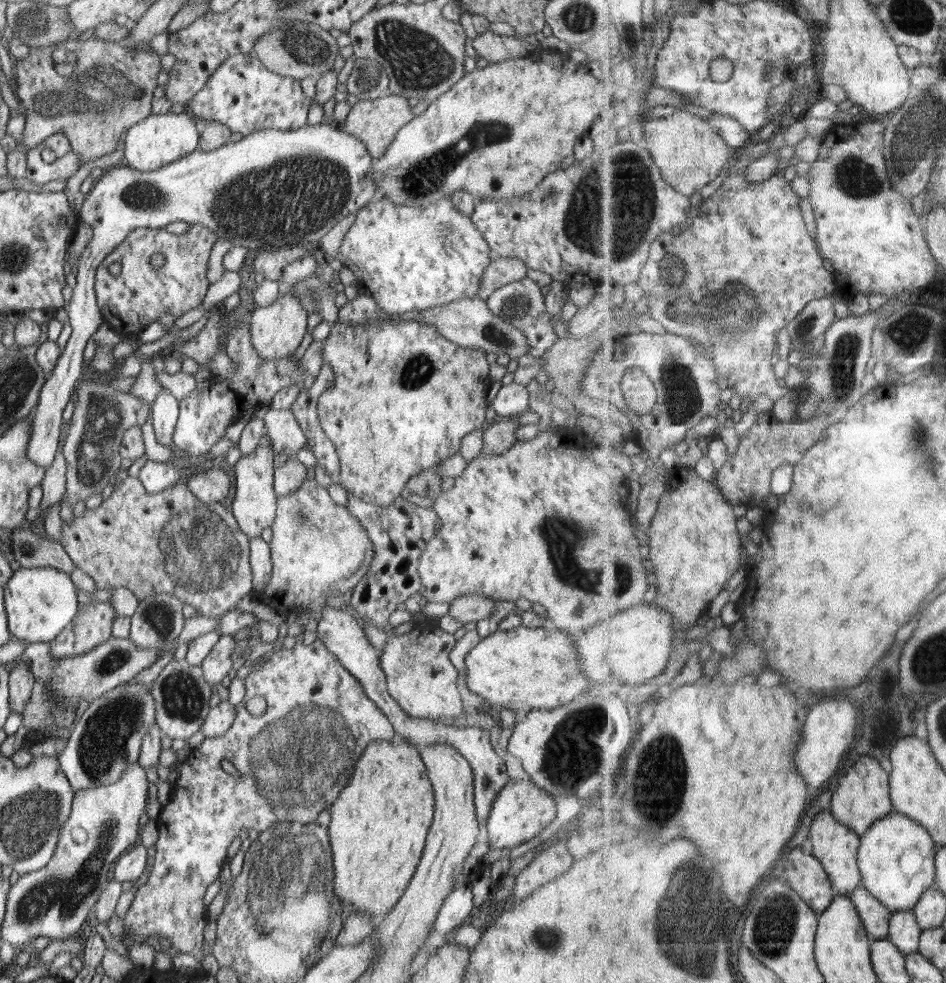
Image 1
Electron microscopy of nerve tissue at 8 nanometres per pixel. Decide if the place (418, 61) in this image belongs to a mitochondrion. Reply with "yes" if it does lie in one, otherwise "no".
yes

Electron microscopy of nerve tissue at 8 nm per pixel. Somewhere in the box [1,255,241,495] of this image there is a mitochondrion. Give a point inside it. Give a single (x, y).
(93, 458)

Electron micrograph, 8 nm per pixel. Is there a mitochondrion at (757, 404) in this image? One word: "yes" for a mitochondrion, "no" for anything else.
no

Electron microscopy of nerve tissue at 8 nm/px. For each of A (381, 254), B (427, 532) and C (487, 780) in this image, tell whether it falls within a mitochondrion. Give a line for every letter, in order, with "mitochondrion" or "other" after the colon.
A: other
B: other
C: mitochondrion

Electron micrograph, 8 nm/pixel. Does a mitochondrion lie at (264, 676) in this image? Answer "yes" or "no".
no

